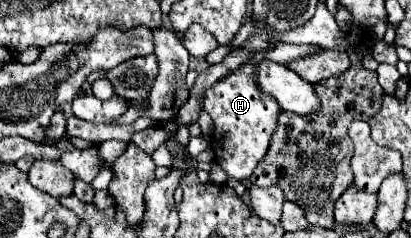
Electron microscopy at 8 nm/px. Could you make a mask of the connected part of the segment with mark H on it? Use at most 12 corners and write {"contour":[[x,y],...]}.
{"contour":[[320,45],[254,53],[204,93],[212,151],[244,181],[268,151],[280,105],[256,65],[312,57]]}

